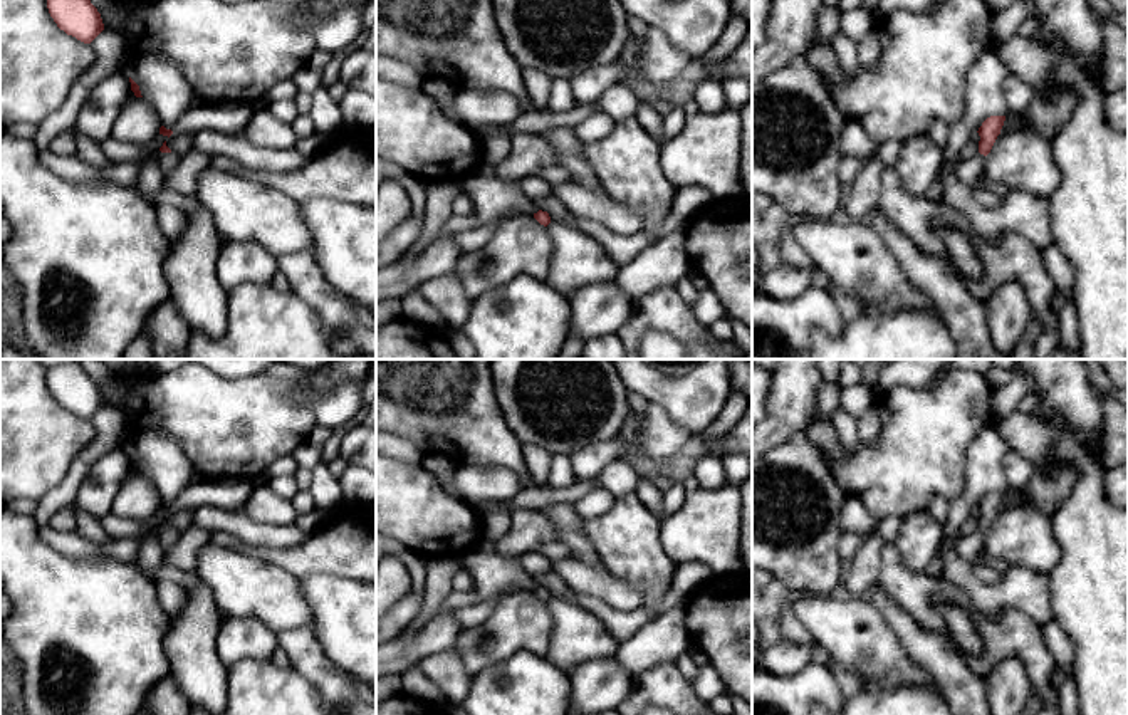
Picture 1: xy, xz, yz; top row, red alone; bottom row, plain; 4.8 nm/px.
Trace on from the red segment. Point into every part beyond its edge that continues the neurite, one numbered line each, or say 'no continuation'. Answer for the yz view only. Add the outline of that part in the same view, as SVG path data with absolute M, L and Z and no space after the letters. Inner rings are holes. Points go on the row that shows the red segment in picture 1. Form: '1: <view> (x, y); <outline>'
1: yz (969, 172); M977 153L972 159L967 161L958 161L957 164L957 173L958 178L967 185L975 188L975 185L979 183L984 163L985 163L984 154Z

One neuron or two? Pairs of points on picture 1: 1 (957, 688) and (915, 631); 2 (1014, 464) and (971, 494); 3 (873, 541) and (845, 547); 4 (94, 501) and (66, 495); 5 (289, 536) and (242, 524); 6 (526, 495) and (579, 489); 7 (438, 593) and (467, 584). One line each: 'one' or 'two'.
1: one
2: two
3: two
4: two
5: one
6: one
7: two

